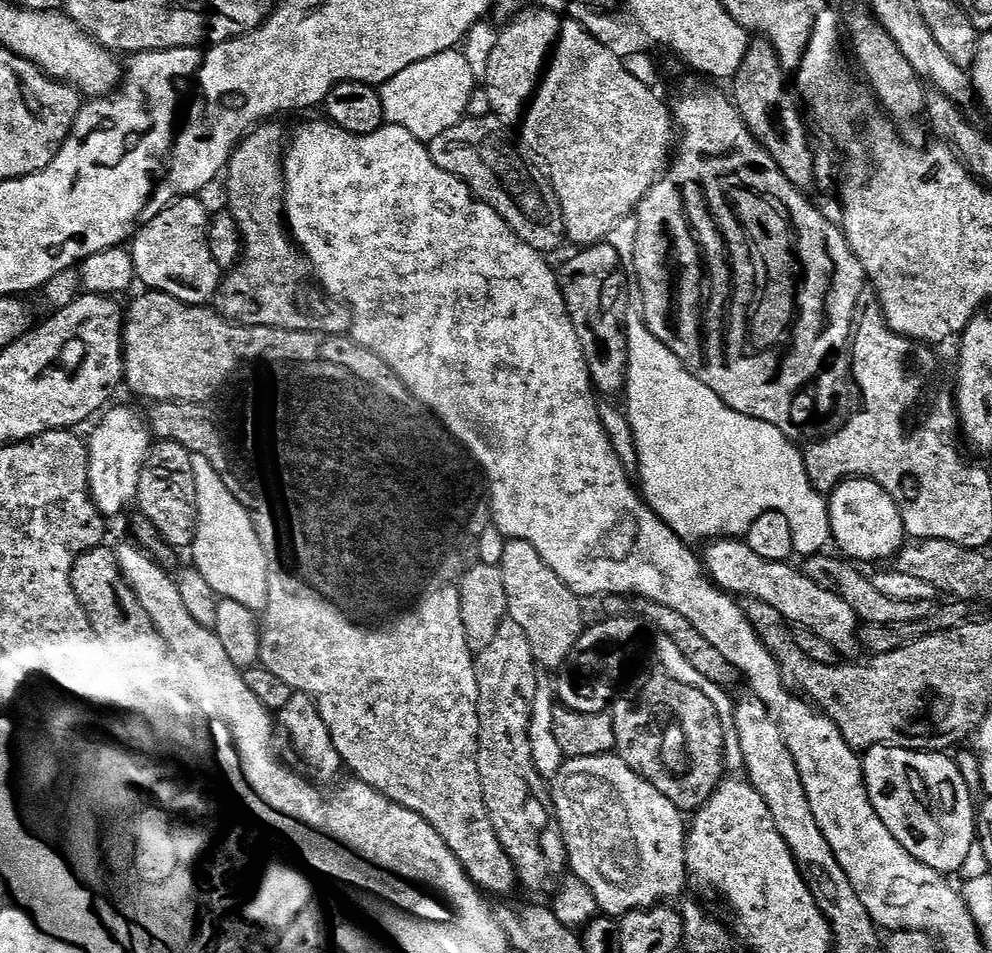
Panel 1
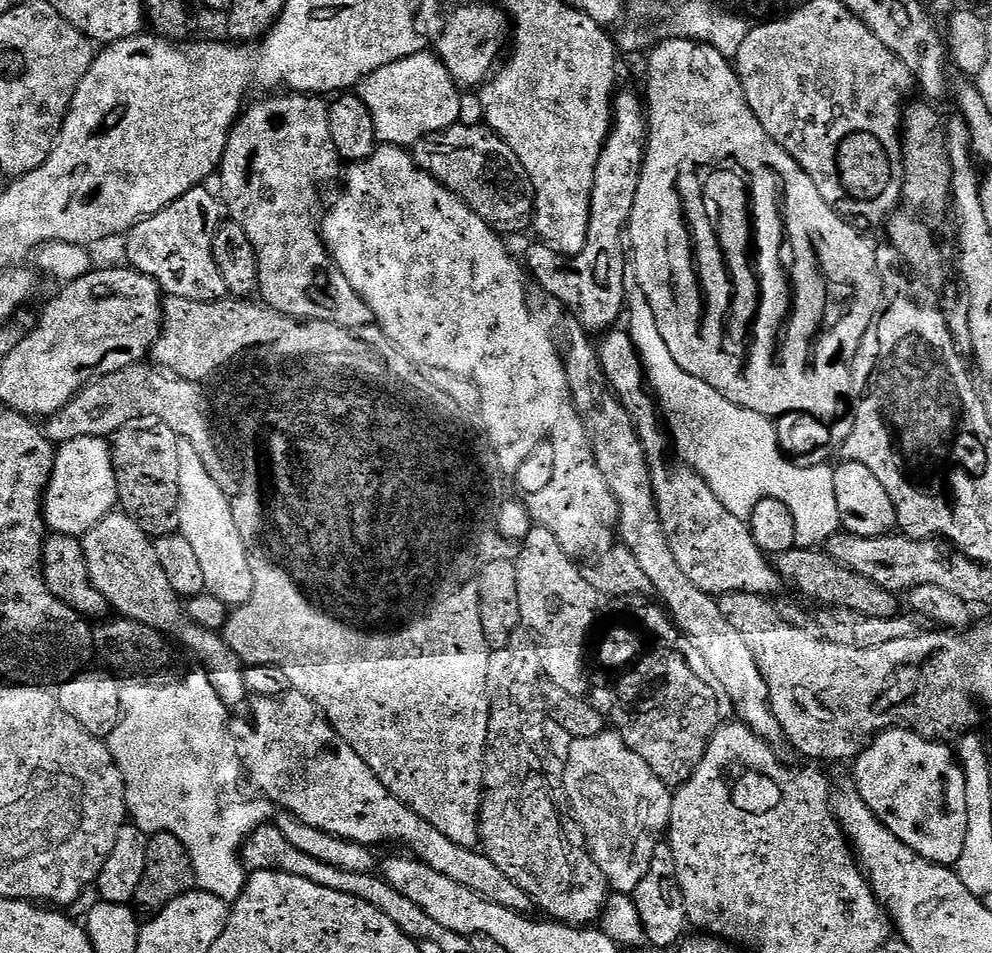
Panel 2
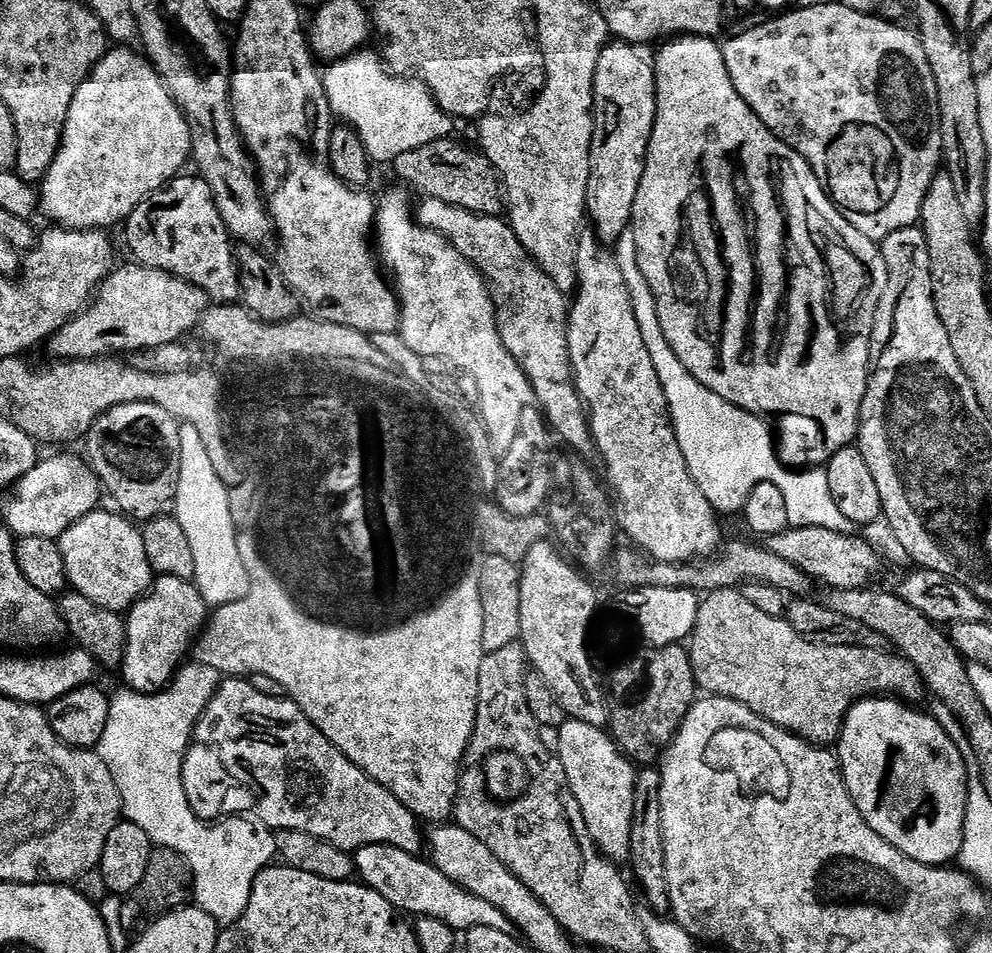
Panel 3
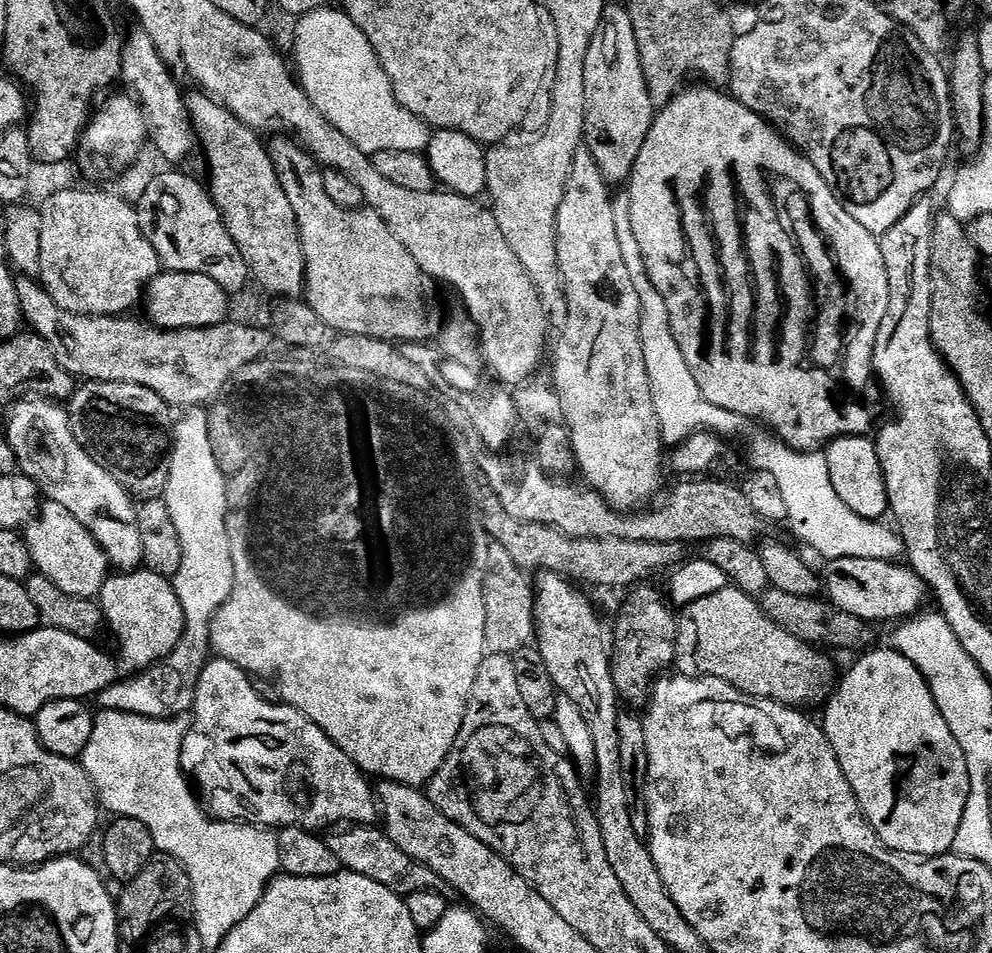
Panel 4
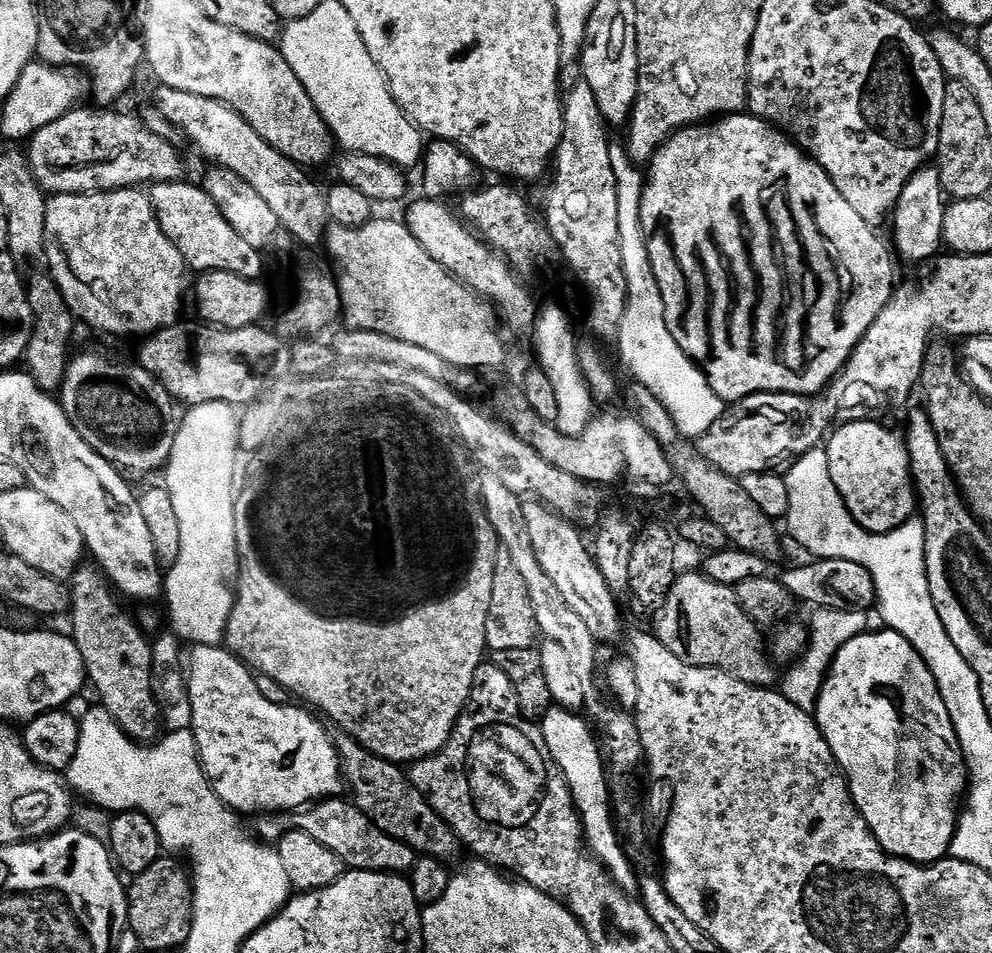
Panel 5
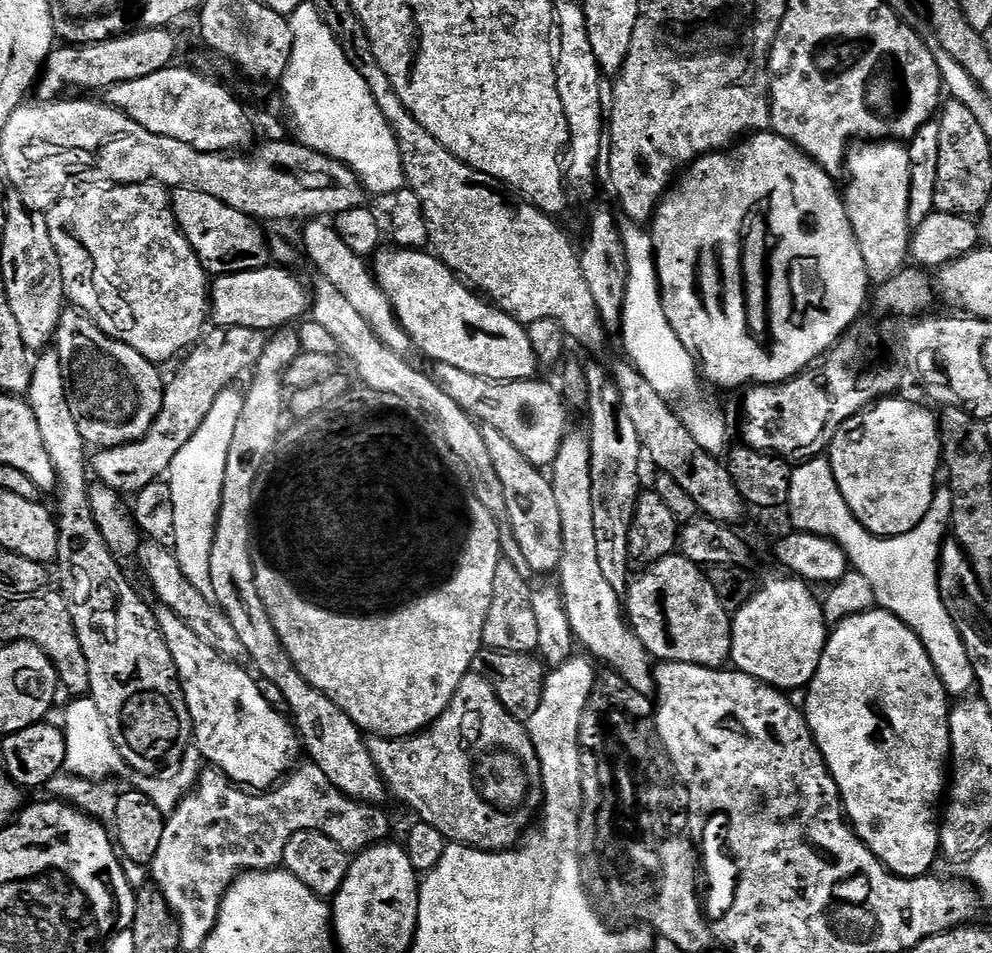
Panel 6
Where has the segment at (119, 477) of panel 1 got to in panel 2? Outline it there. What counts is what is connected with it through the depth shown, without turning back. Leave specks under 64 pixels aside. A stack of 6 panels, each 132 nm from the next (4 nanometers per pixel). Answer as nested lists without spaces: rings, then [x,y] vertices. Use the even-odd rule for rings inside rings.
[[[87,436],[59,445],[42,501],[47,529],[55,535],[82,538],[118,505],[117,476],[113,470],[109,441],[105,437]]]

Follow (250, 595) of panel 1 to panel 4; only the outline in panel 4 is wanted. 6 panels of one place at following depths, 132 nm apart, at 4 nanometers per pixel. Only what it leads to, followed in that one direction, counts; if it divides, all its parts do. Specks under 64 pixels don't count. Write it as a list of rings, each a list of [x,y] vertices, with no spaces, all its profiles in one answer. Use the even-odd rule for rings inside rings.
[[[197,406],[187,409],[184,416],[175,421],[174,439],[172,442],[172,461],[170,462],[170,478],[162,499],[170,510],[170,518],[174,518],[174,526],[178,530],[178,538],[182,538],[182,570],[174,578],[178,600],[182,604],[185,615],[185,632],[181,636],[173,652],[162,661],[158,661],[152,668],[133,675],[129,684],[101,688],[94,697],[97,709],[105,712],[121,712],[122,714],[138,714],[155,720],[173,720],[175,716],[182,716],[192,711],[192,704],[196,701],[196,687],[198,678],[202,678],[202,670],[213,655],[210,642],[210,626],[214,614],[232,593],[234,578],[234,562],[230,554],[230,519],[228,517],[228,486],[224,471],[218,466],[214,458],[214,446],[210,442],[210,426],[208,414],[203,407]]]

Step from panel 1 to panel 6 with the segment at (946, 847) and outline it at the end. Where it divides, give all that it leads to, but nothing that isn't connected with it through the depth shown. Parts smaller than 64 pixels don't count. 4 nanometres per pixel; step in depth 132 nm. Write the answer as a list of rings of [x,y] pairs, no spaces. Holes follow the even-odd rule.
[[[869,610],[857,616],[847,616],[841,624],[831,629],[828,641],[824,647],[822,658],[818,662],[818,670],[814,674],[812,683],[806,689],[806,699],[802,709],[807,721],[808,729],[816,740],[818,750],[834,778],[834,782],[840,791],[840,801],[844,804],[844,815],[852,826],[856,837],[870,849],[888,870],[895,876],[902,876],[905,880],[913,880],[916,876],[926,876],[933,871],[932,863],[940,851],[940,825],[938,813],[942,808],[942,797],[946,792],[946,781],[950,776],[950,730],[948,729],[948,713],[950,711],[950,697],[940,675],[934,670],[934,666],[928,657],[928,651],[924,644],[910,630],[910,626],[903,624],[894,614],[883,610]]]

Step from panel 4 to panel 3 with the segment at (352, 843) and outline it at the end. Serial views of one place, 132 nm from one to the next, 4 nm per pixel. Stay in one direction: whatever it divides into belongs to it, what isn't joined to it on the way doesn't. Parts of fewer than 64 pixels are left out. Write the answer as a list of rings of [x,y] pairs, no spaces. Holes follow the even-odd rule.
[[[375,844],[356,850],[356,872],[359,879],[376,893],[382,895],[402,914],[419,918],[422,916],[440,919],[455,932],[465,932],[476,926],[487,926],[511,933],[512,924],[502,911],[477,895],[464,891],[433,867],[431,861],[418,857],[413,852],[398,847]]]

